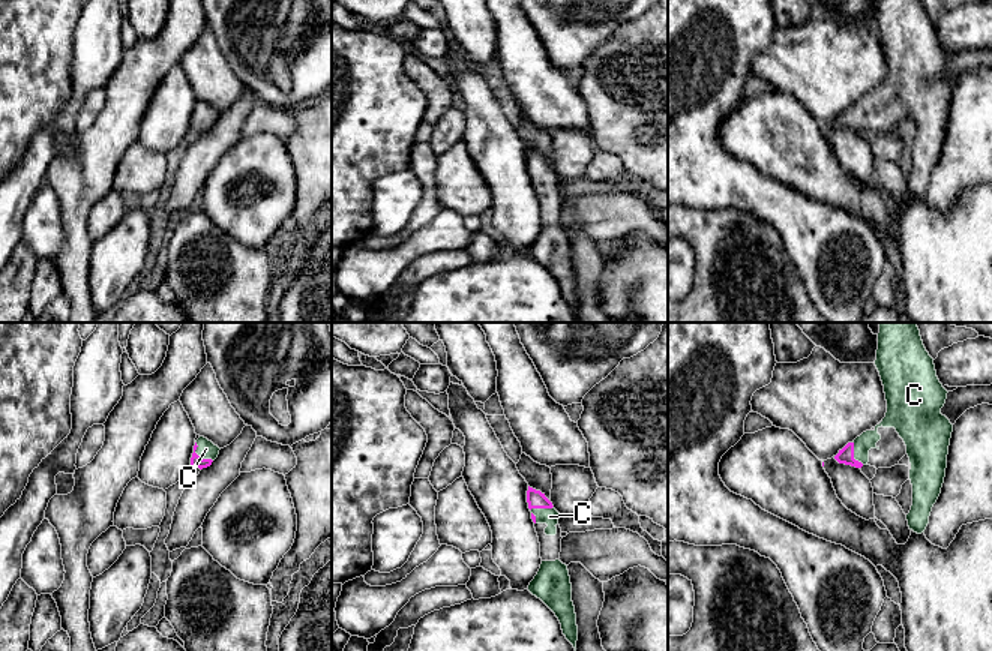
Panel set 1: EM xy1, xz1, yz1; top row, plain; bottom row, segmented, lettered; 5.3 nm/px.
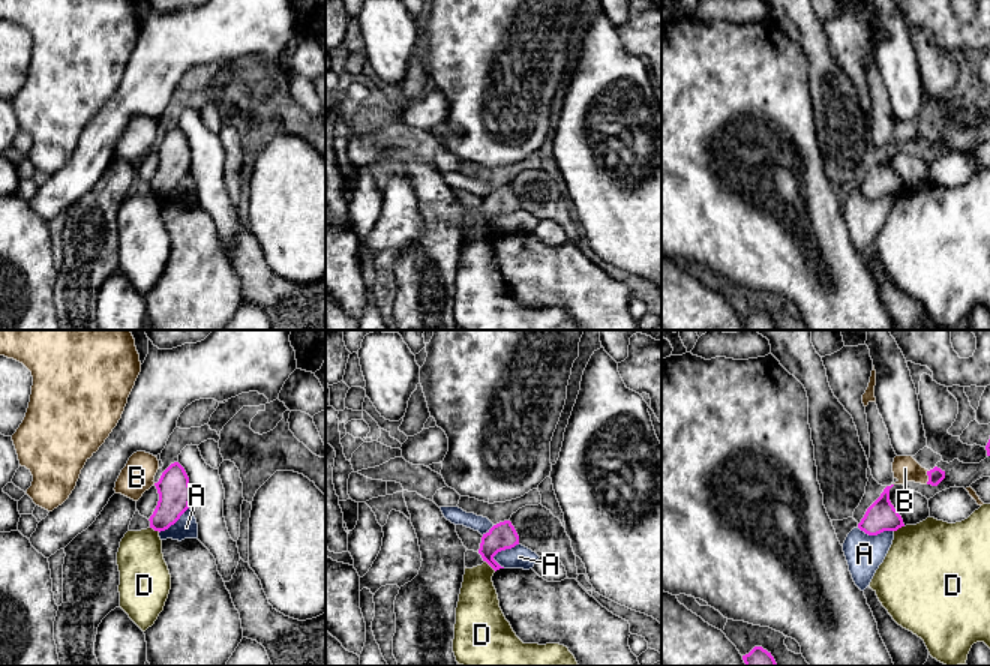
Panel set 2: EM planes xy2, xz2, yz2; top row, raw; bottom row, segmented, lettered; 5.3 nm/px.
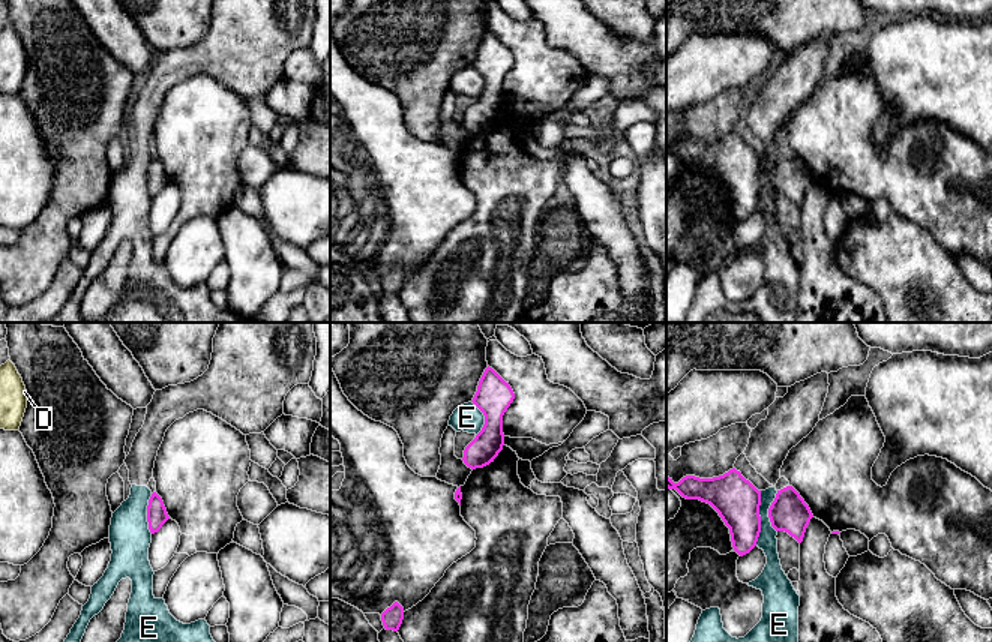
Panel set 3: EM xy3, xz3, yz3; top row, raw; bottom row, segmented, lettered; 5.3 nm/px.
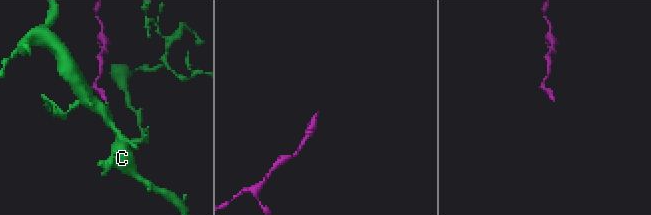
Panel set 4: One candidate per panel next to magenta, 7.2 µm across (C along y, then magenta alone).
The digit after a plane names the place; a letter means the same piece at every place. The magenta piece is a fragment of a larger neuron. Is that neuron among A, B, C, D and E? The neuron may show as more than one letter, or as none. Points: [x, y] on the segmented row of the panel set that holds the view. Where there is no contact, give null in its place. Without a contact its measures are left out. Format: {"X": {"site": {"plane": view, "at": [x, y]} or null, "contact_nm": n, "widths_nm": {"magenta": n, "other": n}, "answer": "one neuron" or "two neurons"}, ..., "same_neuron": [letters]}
{"A": {"site": {"plane": "xz2", "at": [504, 549]}, "contact_nm": 170, "widths_nm": {"magenta": 150, "other": 130}, "answer": "two neurons"}, "B": {"site": {"plane": "yz2", "at": [929, 477]}, "contact_nm": 80, "widths_nm": {"magenta": 80, "other": 140}, "answer": "two neurons"}, "C": {"site": {"plane": "xz1", "at": [535, 507]}, "contact_nm": 140, "widths_nm": {"magenta": 100, "other": 90}, "answer": "one neuron"}, "D": {"site": {"plane": "xz2", "at": [491, 566]}, "contact_nm": 90, "widths_nm": {"magenta": 150, "other": 220}, "answer": "two neurons"}, "E": {"site": {"plane": "yz3", "at": [760, 518]}, "contact_nm": 300, "widths_nm": {"magenta": 240, "other": 100}, "answer": "two neurons"}, "same_neuron": ["C"]}

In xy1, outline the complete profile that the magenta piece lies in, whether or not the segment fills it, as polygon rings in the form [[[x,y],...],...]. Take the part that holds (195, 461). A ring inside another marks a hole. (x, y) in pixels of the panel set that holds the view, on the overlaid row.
[[[200,436],[194,446],[191,465],[200,470],[210,466],[212,462],[218,458],[219,450],[221,448],[212,441],[204,436]]]

